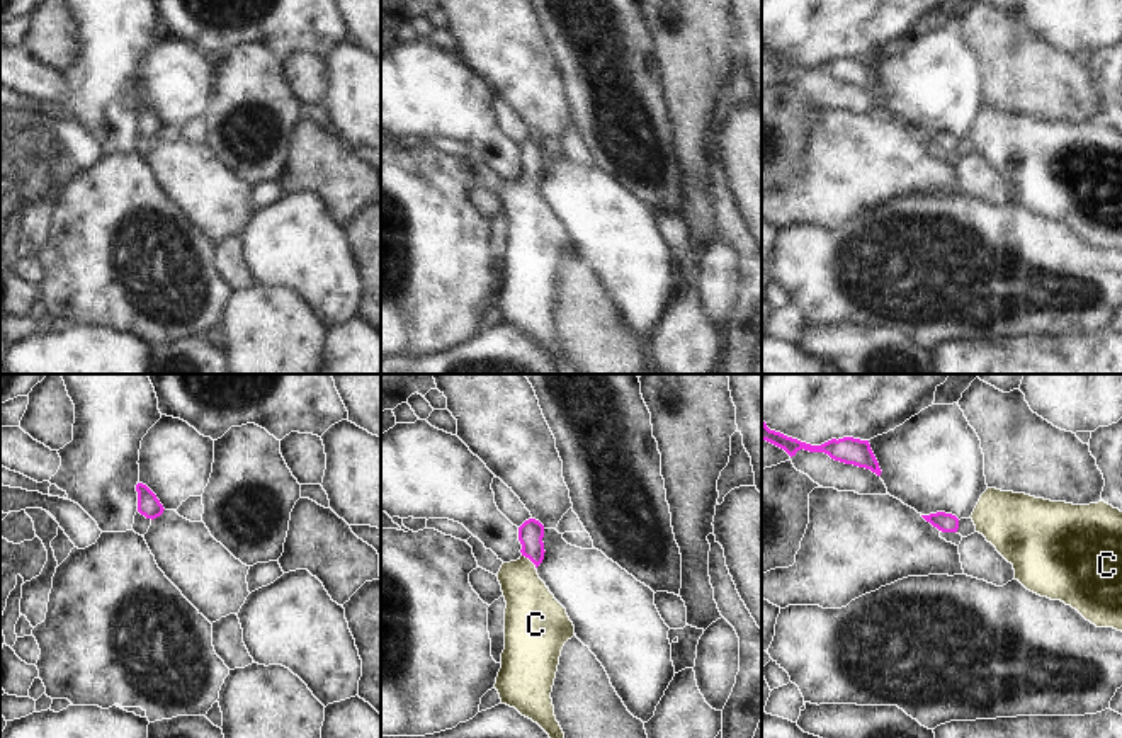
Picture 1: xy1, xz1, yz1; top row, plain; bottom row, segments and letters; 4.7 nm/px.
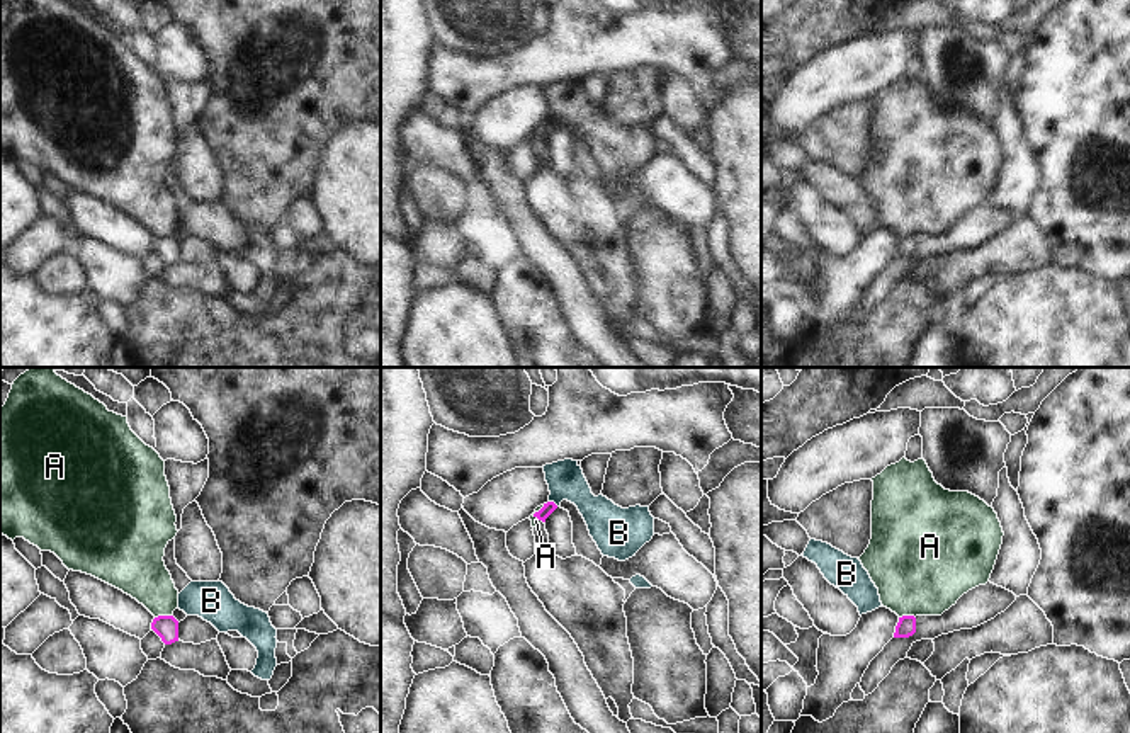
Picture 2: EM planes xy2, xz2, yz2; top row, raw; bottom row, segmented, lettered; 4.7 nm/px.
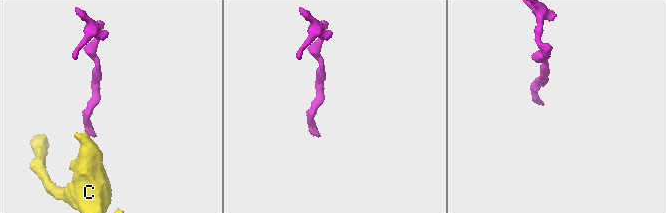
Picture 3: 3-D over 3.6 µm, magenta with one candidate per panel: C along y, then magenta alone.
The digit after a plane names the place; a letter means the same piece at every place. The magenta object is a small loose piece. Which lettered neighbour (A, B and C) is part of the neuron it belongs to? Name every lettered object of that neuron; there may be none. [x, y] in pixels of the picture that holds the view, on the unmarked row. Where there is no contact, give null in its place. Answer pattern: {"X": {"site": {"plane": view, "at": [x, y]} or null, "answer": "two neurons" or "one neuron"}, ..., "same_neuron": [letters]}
{"A": {"site": {"plane": "xy2", "at": [162, 235]}, "answer": "two neurons"}, "B": {"site": {"plane": "xz2", "at": [553, 121]}, "answer": "two neurons"}, "C": {"site": {"plane": "xz1", "at": [529, 177]}, "answer": "one neuron"}, "same_neuron": ["C"]}

